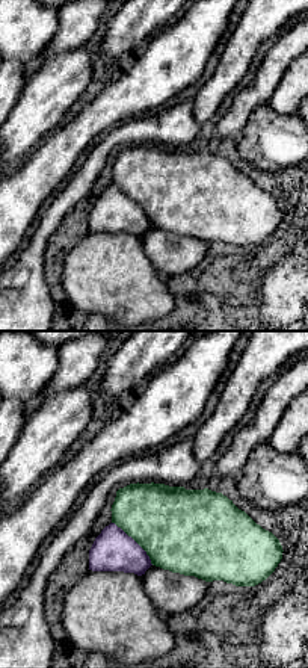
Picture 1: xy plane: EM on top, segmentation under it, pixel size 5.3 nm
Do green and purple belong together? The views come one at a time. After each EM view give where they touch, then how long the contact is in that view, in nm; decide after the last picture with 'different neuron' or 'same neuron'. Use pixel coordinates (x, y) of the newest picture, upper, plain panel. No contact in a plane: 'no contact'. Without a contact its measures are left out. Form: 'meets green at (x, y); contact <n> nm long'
meets green at (135, 201); contact 320 nm long

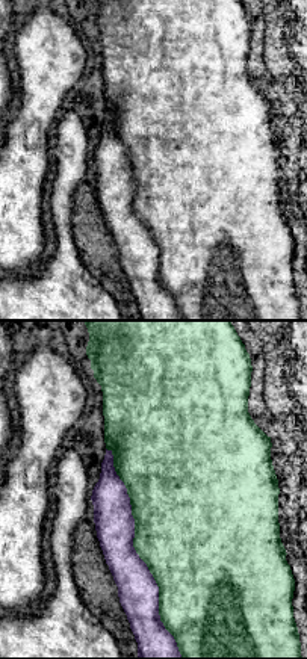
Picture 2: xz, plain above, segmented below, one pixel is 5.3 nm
meets green at (136, 213); contact 1200 nm long

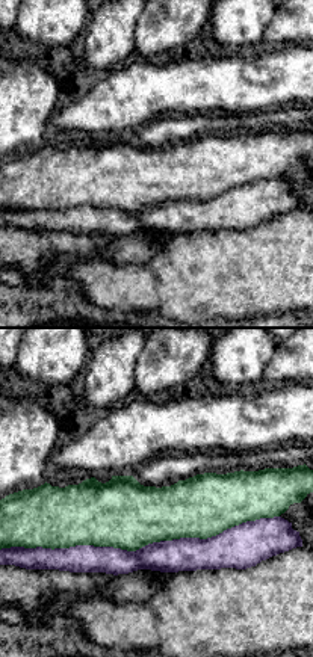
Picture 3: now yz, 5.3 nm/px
meets green at (139, 209); contact 1500 nm long

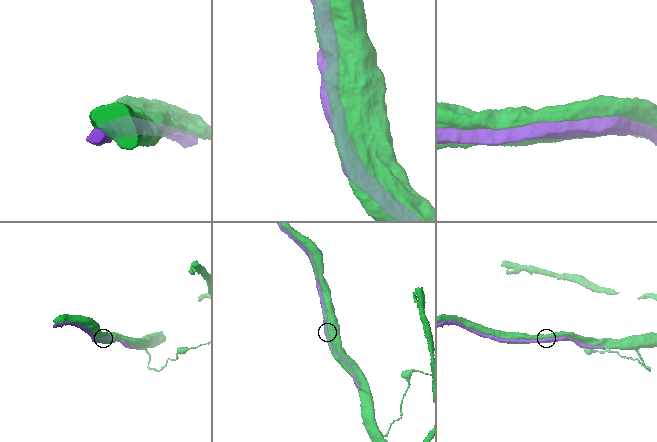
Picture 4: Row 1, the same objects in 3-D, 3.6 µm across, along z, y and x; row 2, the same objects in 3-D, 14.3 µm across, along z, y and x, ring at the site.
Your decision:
same neuron

